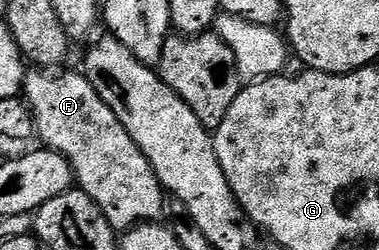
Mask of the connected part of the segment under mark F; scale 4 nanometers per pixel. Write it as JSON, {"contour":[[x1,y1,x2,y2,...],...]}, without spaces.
{"contour":[[29,70,25,74,25,86,23,89,23,99,33,111,33,117,37,123,36,139,42,140,42,145,48,146,52,151,58,152,63,158,67,158,67,162,73,168,73,178,78,189,85,191,98,204,99,210,106,216,107,222,113,227,117,234,124,234,130,228,135,228,139,224,148,224,157,222,162,219,161,215,165,212,165,200,167,201,167,193,161,187,159,178,154,174,151,162,147,162,147,158,143,154,143,150,139,150,139,146,135,146,135,142,131,138,131,134,127,134,127,130,123,126,123,122,119,122,119,118,115,118,115,114,111,110,111,106,107,106,107,102,103,102,99,98,99,94,91,86,89,79,80,71,65,72,57,70]]}

